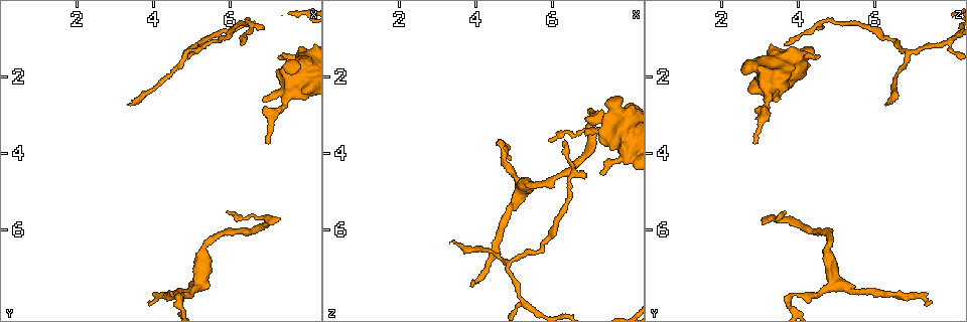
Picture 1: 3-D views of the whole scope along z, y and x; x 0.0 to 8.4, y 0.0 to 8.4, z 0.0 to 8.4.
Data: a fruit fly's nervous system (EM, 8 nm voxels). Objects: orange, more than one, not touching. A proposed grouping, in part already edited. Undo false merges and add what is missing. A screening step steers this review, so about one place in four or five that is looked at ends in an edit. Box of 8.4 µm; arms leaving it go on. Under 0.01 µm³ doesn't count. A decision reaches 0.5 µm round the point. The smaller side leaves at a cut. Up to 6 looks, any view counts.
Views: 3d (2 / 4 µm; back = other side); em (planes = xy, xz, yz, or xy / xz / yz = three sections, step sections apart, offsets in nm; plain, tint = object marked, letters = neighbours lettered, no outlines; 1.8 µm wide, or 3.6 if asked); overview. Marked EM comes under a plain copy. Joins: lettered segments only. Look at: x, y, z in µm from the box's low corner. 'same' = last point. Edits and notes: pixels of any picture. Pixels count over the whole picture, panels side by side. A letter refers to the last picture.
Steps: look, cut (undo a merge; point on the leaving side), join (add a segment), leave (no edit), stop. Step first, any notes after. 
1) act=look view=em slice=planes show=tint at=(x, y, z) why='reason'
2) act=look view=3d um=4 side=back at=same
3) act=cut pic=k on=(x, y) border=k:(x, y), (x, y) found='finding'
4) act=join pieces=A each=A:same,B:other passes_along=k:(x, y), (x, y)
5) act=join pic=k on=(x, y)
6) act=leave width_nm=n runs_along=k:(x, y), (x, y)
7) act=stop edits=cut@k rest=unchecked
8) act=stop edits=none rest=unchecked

act=look view=em slice=xy step=4 show=tint at=(7.20, 5.70, 3.05) why='an open end'

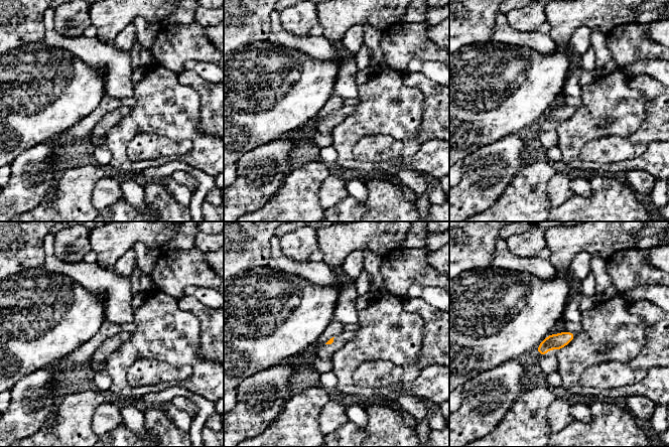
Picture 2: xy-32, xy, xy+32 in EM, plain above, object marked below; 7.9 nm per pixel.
act=look view=em slice=planes show=letters at=same

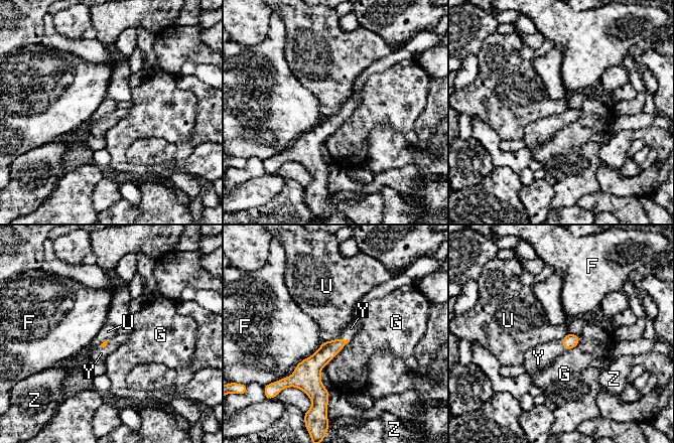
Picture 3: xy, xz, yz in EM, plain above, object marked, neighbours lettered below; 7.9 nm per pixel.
act=join pieces=Y longest_contact=F:320nm each=F:other,G:other,U:other,Y:same,Z:other found='it goes on there'

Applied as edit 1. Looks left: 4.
act=look view=em slice=planes show=letters at=(6.95, 3.75, 2.85) why='branch stops here'

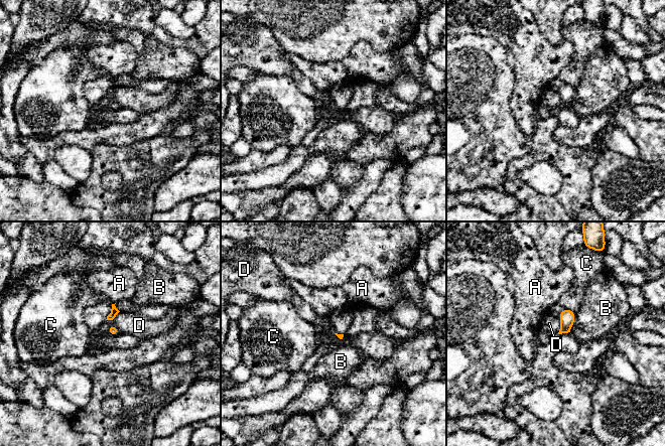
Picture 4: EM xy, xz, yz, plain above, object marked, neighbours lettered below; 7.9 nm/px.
act=leave longest_contact=D:120nm each=A:other,B:other,C:other,D:other found='no lettered segment goes on from it'

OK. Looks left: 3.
act=stop edits=join@3 rest=unchecked

